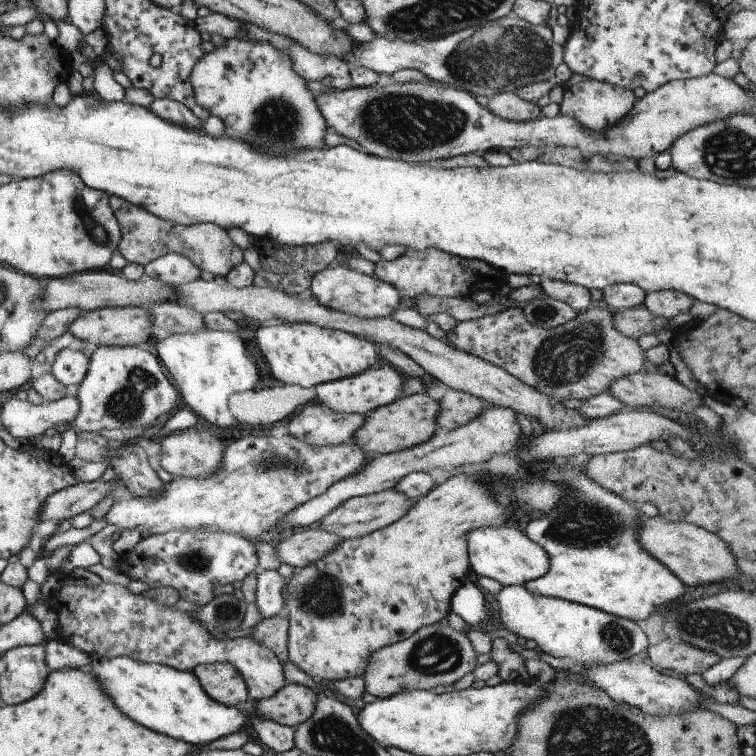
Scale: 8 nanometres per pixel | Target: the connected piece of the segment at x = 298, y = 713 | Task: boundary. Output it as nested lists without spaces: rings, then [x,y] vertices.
[[[288,683],[274,696],[258,702],[257,713],[295,728],[314,714],[319,696],[309,686]]]

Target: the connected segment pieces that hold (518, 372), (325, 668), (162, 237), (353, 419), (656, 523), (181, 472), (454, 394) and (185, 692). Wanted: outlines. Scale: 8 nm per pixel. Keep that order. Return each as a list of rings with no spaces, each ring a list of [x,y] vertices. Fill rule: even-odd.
[[[510,304],[503,311],[486,315],[471,321],[460,321],[456,327],[446,332],[446,338],[452,347],[459,351],[474,355],[490,364],[503,368],[528,386],[546,393],[552,398],[572,400],[572,398],[591,399],[606,393],[618,379],[635,375],[648,369],[645,350],[640,347],[638,339],[624,336],[615,327],[615,320],[610,310],[591,306],[581,313],[553,329],[535,327],[526,320],[522,306]]]
[[[482,466],[473,467],[473,469],[462,469],[460,472],[456,472],[456,474],[453,473],[452,476],[444,477],[441,479],[440,484],[436,485],[425,497],[422,497],[419,501],[417,500],[417,503],[400,520],[368,536],[363,536],[359,539],[344,539],[343,543],[335,551],[332,551],[323,559],[317,560],[311,565],[297,568],[294,571],[294,576],[287,579],[287,584],[283,589],[286,606],[284,611],[287,612],[289,620],[288,660],[296,664],[301,671],[304,671],[313,679],[326,680],[326,682],[331,684],[347,678],[363,676],[369,659],[376,651],[406,640],[419,628],[436,624],[447,614],[450,614],[453,594],[464,583],[469,581],[472,571],[467,549],[469,533],[486,527],[501,527],[514,517],[512,508],[508,507],[508,504],[505,504],[505,502],[501,503],[499,501],[487,476],[479,473],[478,470],[482,470]]]
[[[120,196],[110,198],[112,210],[120,223],[121,241],[117,250],[128,261],[146,266],[162,255],[172,253],[183,254],[189,258],[200,270],[206,270],[214,276],[227,274],[243,261],[243,250],[230,239],[227,231],[214,224],[184,225],[160,218],[145,208],[128,204]]]
[[[316,402],[308,404],[306,408],[299,407],[292,416],[286,420],[286,426],[296,438],[319,447],[336,446],[354,439],[356,431],[366,422],[367,416],[356,413],[337,413],[331,408]]]
[[[642,516],[643,524],[639,530],[641,545],[668,567],[685,585],[700,586],[712,582],[726,582],[738,574],[737,558],[728,543],[716,533],[692,523],[667,521],[664,517]]]
[[[188,429],[175,432],[161,440],[160,468],[177,477],[207,479],[223,464],[224,446],[208,432]]]
[[[448,389],[439,402],[441,409],[437,421],[439,430],[454,430],[474,420],[487,404],[473,394]]]
[[[94,656],[89,668],[124,714],[153,731],[195,746],[207,745],[244,730],[251,732],[246,713],[237,706],[214,700],[193,672],[158,663],[141,663],[130,657],[107,659]]]

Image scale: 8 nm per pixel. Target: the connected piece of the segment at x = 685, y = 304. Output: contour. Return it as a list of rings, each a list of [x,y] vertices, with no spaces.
[[[664,290],[664,292],[654,292],[645,296],[644,305],[656,317],[672,318],[678,314],[684,314],[690,310],[694,304],[694,298],[688,298],[684,292],[676,290]]]

